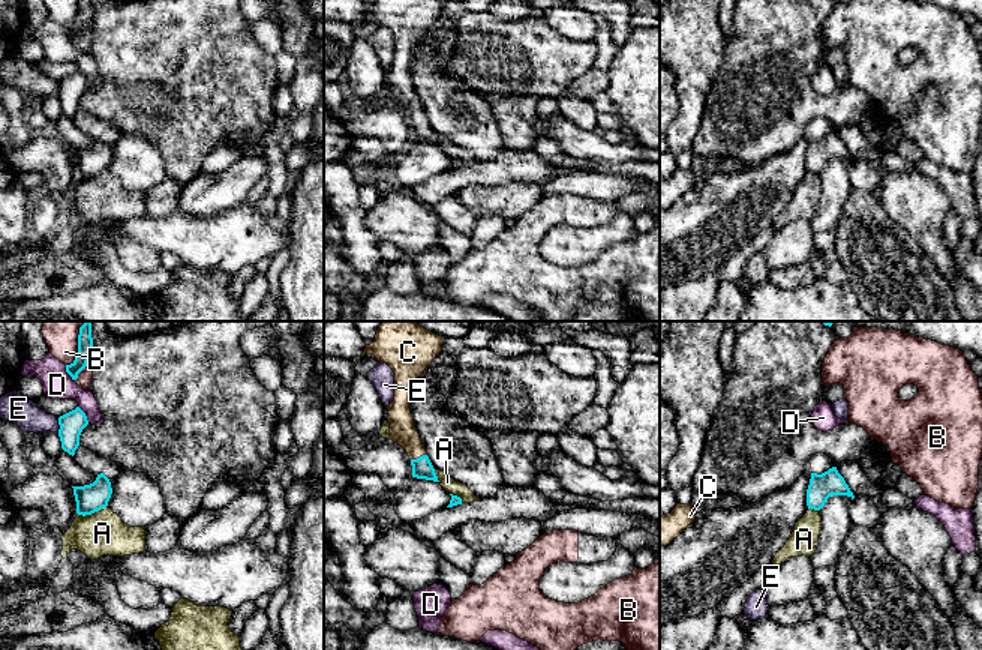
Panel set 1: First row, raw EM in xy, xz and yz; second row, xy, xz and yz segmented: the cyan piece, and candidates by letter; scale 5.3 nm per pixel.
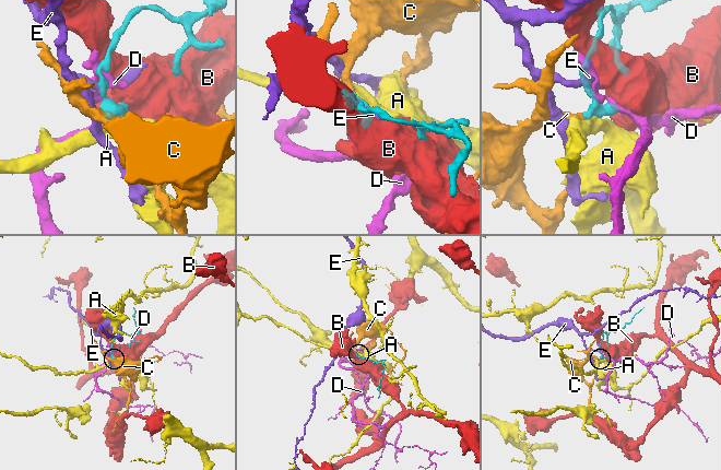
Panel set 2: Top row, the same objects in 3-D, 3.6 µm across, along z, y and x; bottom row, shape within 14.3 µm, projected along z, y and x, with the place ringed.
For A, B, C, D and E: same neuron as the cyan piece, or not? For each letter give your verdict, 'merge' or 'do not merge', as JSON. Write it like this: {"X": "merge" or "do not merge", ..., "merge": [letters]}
{"A": "do not merge", "B": "do not merge", "C": "merge", "D": "do not merge", "E": "do not merge", "merge": ["C"]}

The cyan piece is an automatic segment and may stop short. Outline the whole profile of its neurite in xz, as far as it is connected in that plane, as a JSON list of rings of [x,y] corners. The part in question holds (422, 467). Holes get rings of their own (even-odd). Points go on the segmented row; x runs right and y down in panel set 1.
[[[382,321],[364,354],[373,354],[394,372],[394,399],[387,407],[390,440],[402,446],[412,465],[412,477],[439,482],[415,428],[409,404],[414,383],[442,351],[444,338],[418,321]]]

